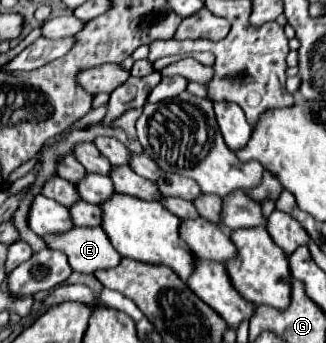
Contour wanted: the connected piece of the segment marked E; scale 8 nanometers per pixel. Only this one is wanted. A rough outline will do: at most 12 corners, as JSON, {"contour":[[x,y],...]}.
{"contour":[[96,229],[46,235],[78,273],[112,269],[122,255]]}

